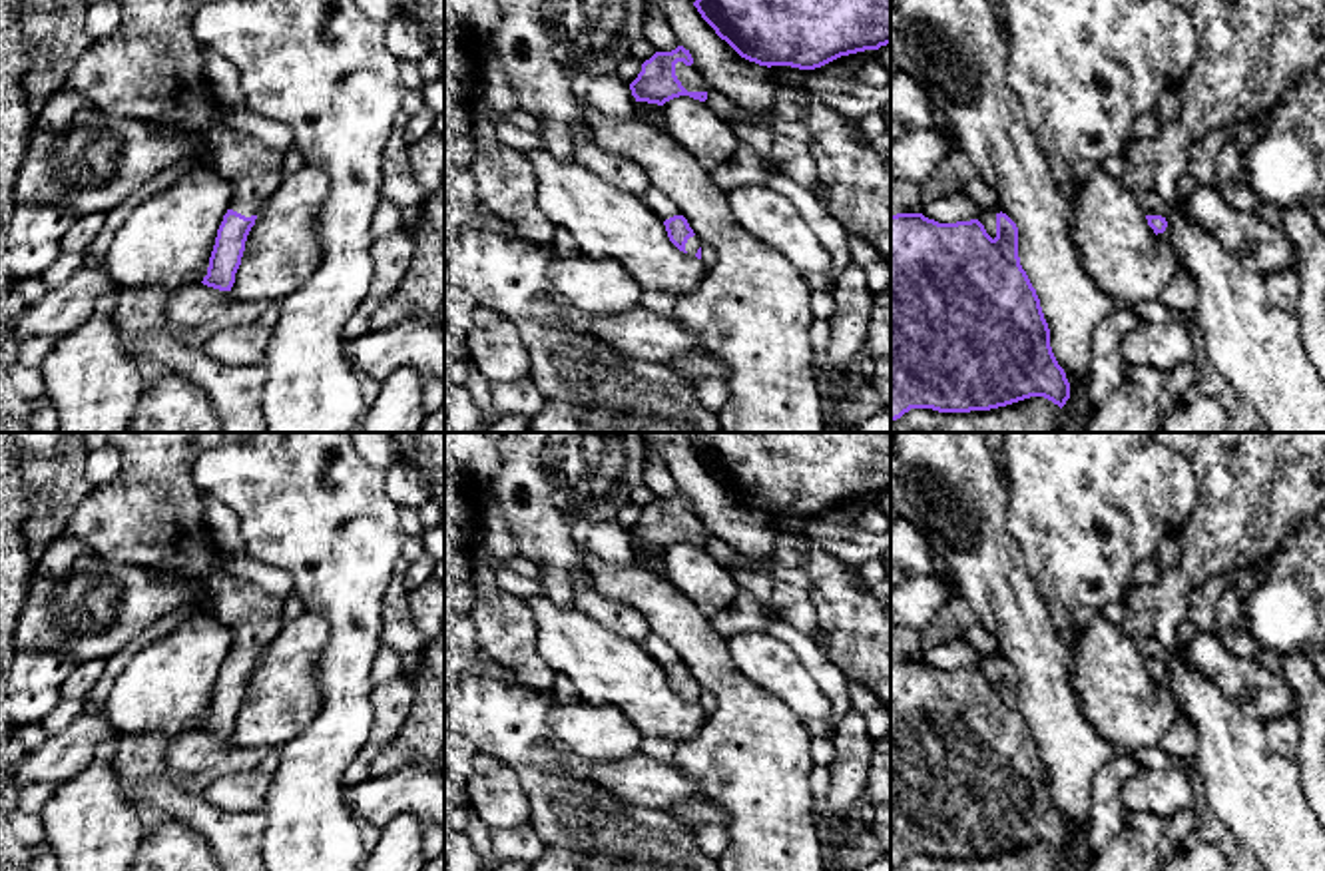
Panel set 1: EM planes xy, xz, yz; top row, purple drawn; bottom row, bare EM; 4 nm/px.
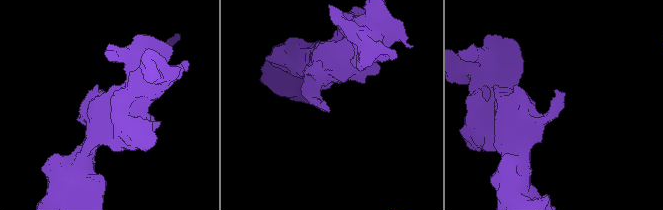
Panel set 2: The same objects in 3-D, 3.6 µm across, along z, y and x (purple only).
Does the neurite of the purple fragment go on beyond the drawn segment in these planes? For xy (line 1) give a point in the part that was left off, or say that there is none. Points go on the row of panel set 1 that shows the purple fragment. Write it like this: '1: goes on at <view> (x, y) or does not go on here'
1: goes on at xy (150, 68)

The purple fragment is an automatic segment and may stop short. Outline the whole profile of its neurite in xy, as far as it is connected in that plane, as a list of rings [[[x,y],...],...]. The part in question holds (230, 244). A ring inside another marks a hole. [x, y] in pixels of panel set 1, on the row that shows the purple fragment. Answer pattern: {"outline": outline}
{"outline": [[[114,0],[122,22],[106,38],[94,40],[74,62],[62,92],[82,96],[108,116],[141,120],[189,134],[205,134],[213,151],[209,163],[233,183],[233,203],[217,229],[203,285],[231,291],[241,265],[245,241],[267,197],[283,181],[283,153],[263,145],[247,134],[235,132],[217,120],[217,100],[203,70],[201,44],[191,24],[195,14],[217,0]]]}

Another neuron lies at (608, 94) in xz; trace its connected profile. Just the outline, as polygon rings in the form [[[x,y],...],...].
[[[570,76],[570,90],[578,100],[580,108],[596,110],[604,116],[630,120],[636,116],[636,98],[632,96],[630,84],[614,76]]]

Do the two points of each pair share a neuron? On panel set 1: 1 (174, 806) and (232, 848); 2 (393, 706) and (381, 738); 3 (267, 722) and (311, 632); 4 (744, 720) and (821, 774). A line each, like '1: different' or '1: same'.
1: same
2: same
3: same
4: different

